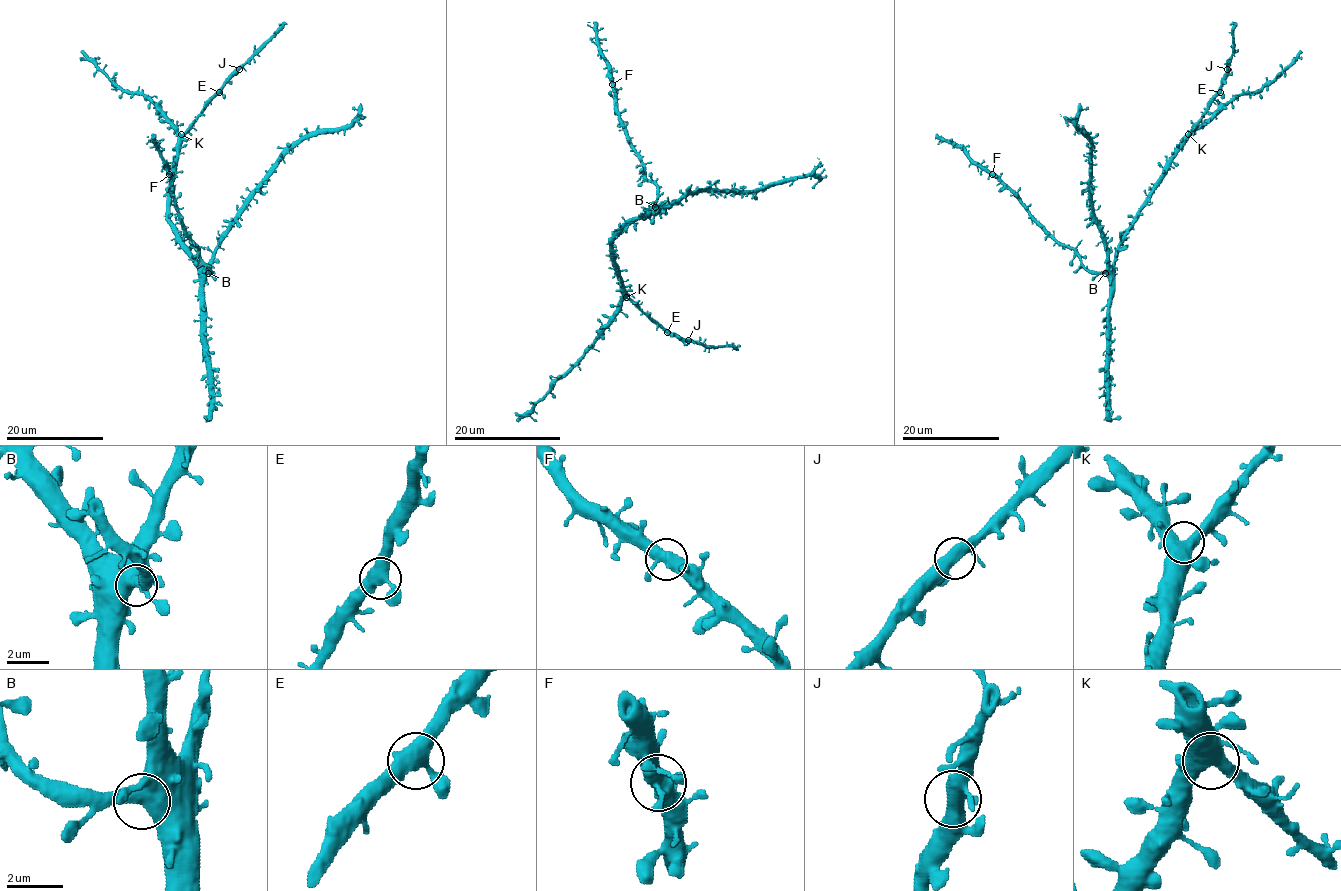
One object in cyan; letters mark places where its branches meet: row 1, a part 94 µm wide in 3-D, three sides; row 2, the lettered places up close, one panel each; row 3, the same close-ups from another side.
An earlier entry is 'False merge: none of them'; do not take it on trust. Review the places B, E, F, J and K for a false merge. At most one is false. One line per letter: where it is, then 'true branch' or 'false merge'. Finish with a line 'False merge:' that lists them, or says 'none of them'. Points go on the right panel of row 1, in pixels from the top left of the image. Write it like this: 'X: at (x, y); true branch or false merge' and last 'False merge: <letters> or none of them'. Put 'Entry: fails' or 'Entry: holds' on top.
Entry: holds
B: at (1105, 273); true branch
E: at (1220, 92); true branch
F: at (992, 174); true branch
J: at (1227, 69); true branch
K: at (1188, 134); true branch
False merge: none of them

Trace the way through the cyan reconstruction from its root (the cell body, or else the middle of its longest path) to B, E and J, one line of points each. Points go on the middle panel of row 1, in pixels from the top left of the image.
B: (622, 231), (655, 207)
E: (622, 231), (612, 240), (612, 260), (620, 287), (667, 332)
J: (622, 231), (612, 240), (612, 260), (622, 289), (664, 329), (688, 340)

